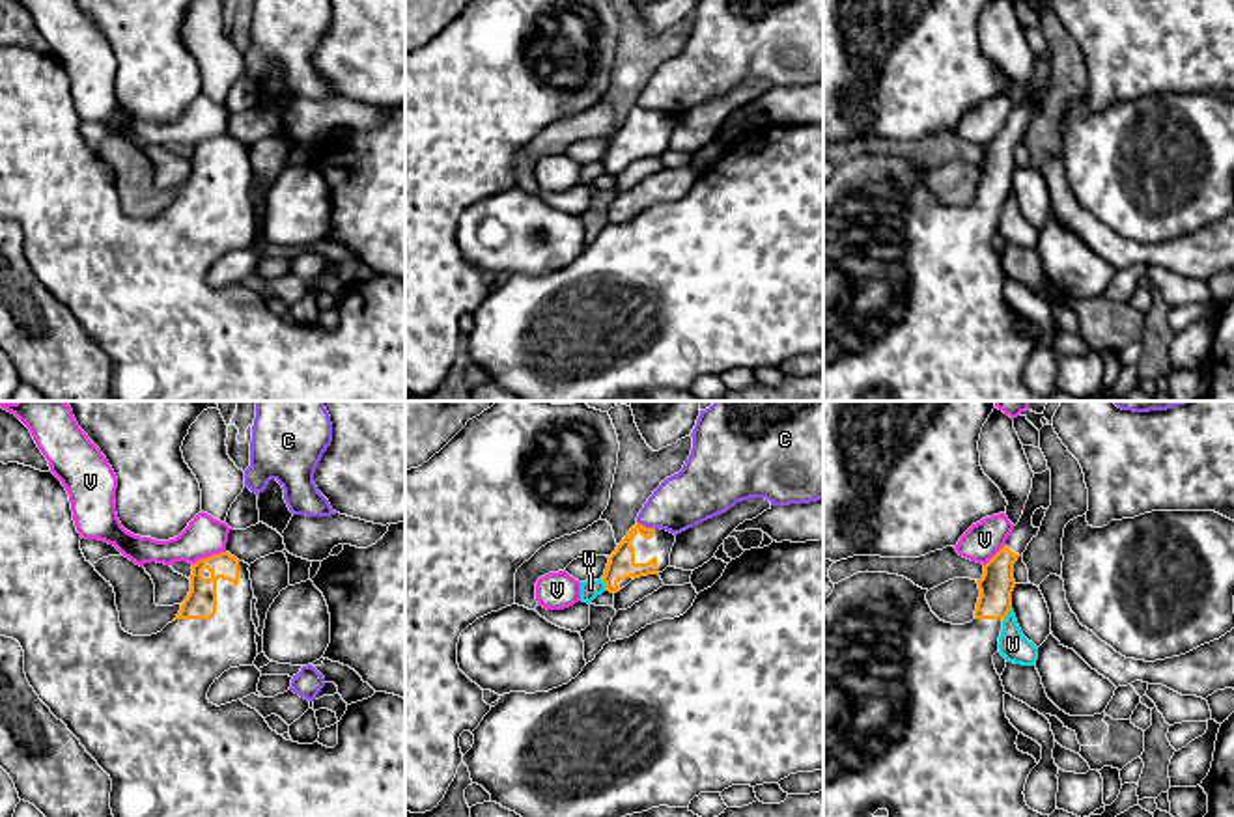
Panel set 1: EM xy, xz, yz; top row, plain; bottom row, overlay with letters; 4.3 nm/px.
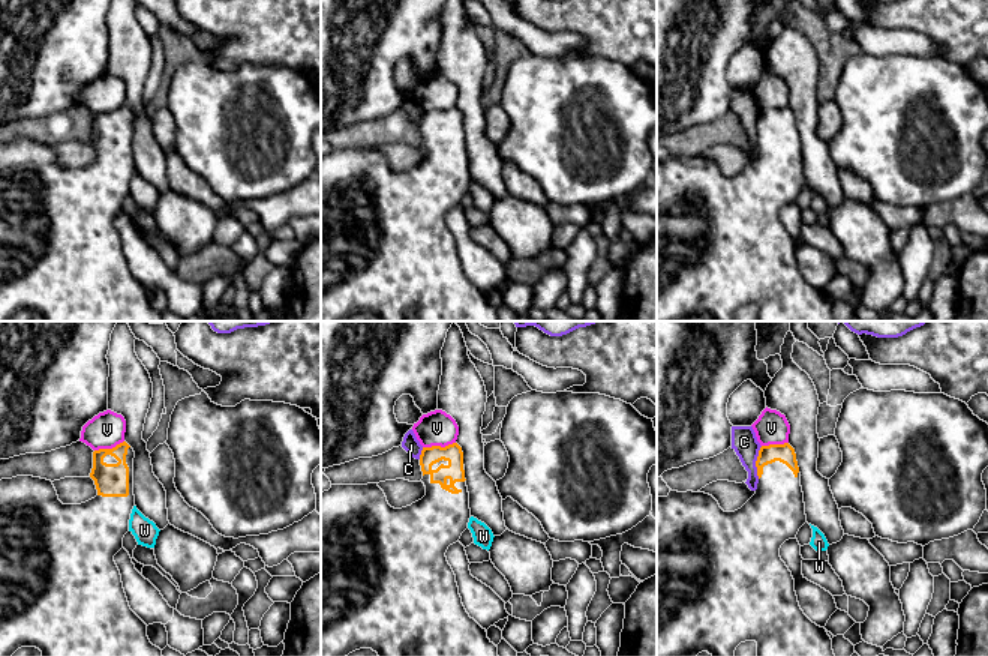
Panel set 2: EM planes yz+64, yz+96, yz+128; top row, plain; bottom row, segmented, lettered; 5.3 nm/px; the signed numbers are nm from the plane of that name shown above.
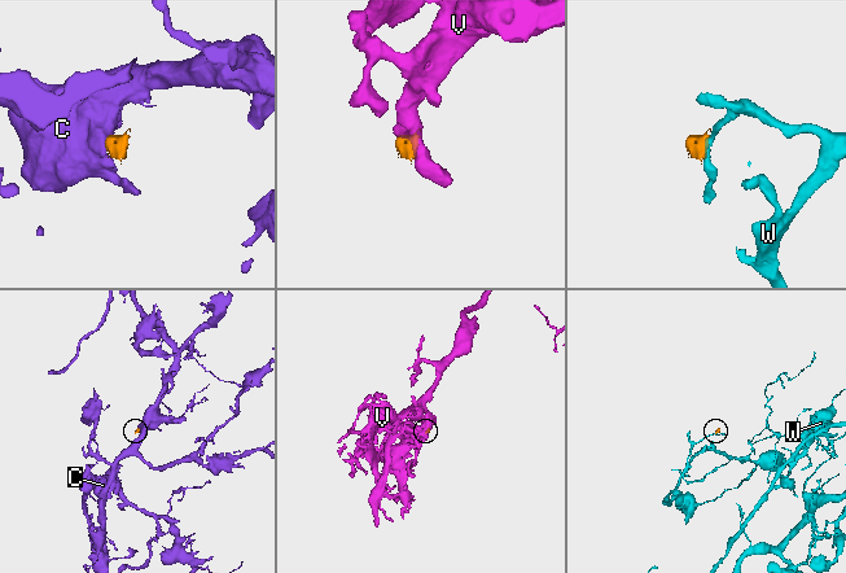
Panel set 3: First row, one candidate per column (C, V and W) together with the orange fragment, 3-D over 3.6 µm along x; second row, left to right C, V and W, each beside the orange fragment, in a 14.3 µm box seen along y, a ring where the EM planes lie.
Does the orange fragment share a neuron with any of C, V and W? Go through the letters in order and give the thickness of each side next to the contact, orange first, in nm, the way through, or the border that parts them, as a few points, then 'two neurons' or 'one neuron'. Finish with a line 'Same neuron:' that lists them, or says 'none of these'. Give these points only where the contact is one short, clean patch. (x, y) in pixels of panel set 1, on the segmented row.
C: 120/240 nm | along xz (637, 521), (656, 528) | two neurons
V: 140/170 nm | along xy (224, 551), (204, 556), (193, 566) | two neurons
W: 150/120 nm | along yz (1010, 607), (1003, 622) | two neurons
Same neuron: none of these

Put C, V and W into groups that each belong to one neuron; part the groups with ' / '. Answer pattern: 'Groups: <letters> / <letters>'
Groups: C / V / W

